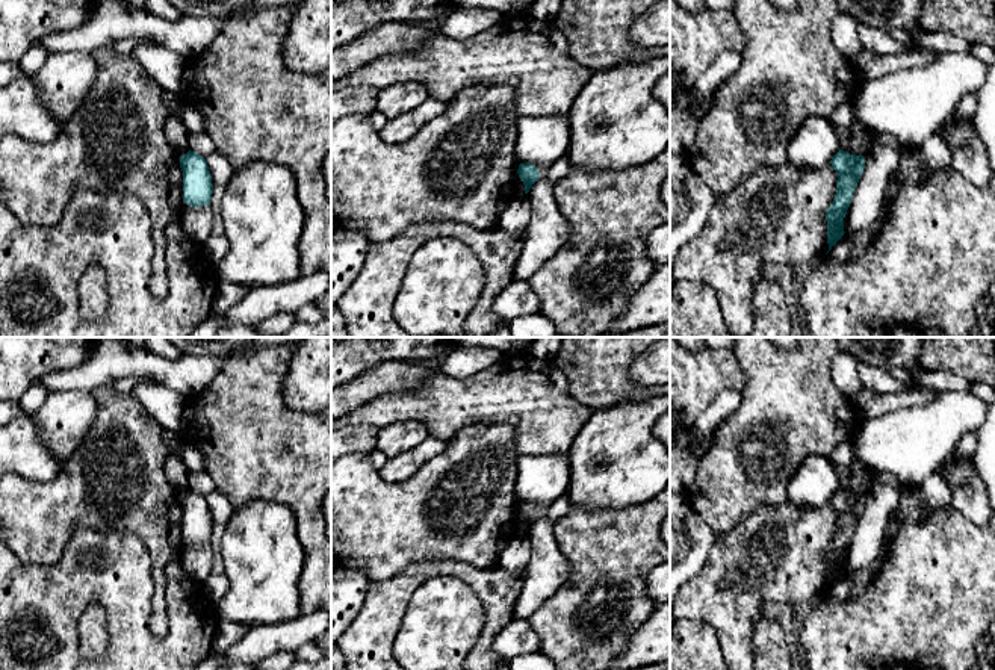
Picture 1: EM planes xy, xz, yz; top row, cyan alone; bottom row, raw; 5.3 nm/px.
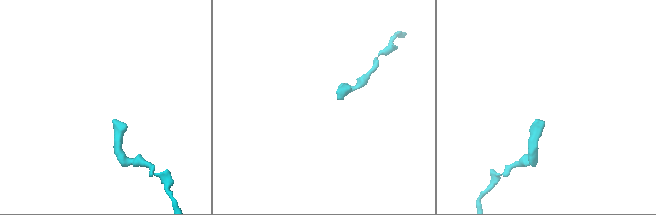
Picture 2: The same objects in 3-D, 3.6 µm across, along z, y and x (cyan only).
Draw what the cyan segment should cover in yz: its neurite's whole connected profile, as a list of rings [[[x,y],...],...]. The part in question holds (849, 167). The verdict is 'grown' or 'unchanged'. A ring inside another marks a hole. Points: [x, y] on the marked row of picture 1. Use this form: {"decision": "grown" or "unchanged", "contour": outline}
{"decision": "unchanged", "contour": [[[839,150],[830,160],[838,174],[836,194],[826,212],[829,251],[844,236],[844,218],[865,169],[865,157]]]}

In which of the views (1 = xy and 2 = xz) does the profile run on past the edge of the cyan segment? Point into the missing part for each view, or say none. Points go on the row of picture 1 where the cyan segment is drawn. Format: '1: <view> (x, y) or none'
1: none
2: none

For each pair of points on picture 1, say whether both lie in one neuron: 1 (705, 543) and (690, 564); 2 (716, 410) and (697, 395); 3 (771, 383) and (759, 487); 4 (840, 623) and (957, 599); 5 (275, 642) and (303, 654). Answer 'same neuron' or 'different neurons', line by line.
1: same neuron
2: different neurons
3: same neuron
4: same neuron
5: different neurons

